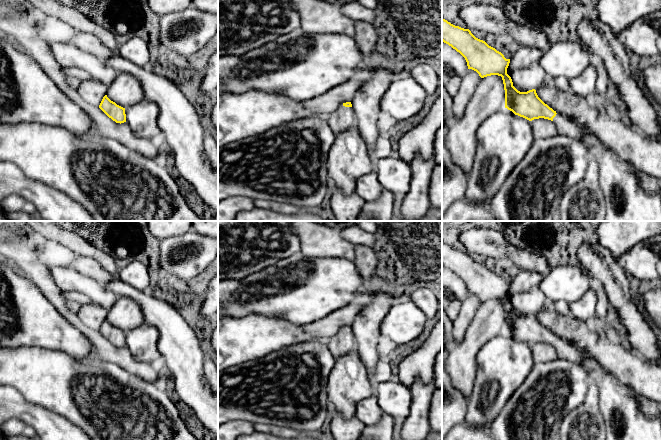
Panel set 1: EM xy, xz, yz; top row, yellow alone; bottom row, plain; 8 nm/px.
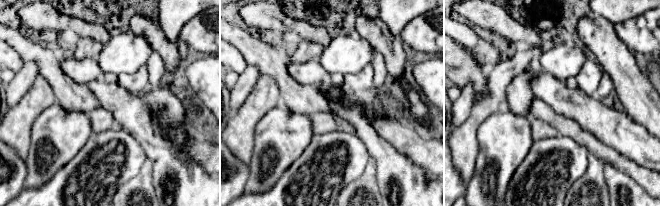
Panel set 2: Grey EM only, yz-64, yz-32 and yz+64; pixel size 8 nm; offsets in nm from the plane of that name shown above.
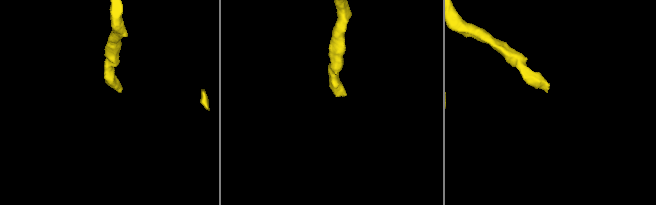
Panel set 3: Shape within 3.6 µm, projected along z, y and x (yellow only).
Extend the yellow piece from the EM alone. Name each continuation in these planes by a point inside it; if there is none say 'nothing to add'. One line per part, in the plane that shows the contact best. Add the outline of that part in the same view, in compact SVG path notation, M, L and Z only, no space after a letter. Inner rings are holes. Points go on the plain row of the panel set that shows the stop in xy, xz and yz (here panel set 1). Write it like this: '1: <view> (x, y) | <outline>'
1: xz (342, 343) | M340 330L339 333L326 340L332 356L338 357L351 353L355 349L355 339L352 331Z

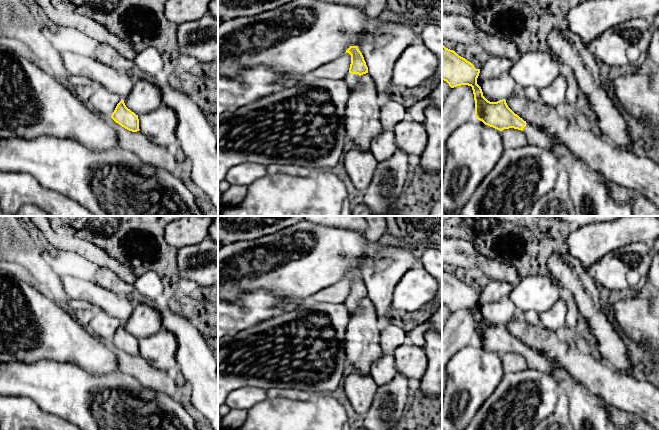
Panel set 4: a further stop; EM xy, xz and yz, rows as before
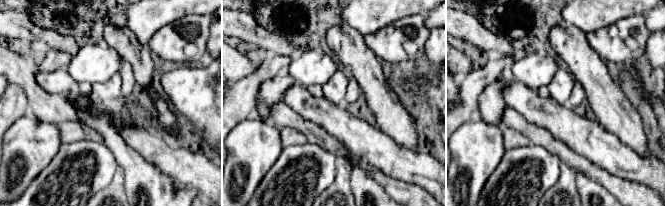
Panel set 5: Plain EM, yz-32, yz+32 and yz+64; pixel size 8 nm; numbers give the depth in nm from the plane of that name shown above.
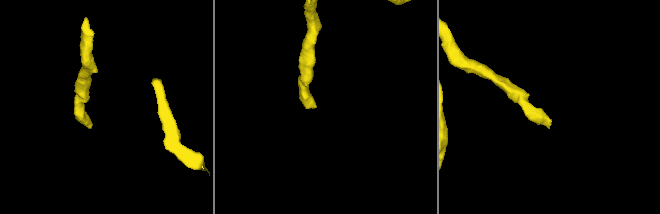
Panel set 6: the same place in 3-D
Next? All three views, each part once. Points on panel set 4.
1: xz (351, 304) | M349 296L347 297L344 304L349 315L351 315L358 308L359 302L360 300L358 298L351 298Z

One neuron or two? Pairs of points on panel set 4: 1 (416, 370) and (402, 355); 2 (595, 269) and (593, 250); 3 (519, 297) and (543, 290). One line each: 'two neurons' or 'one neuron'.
1: one neuron
2: two neurons
3: one neuron

